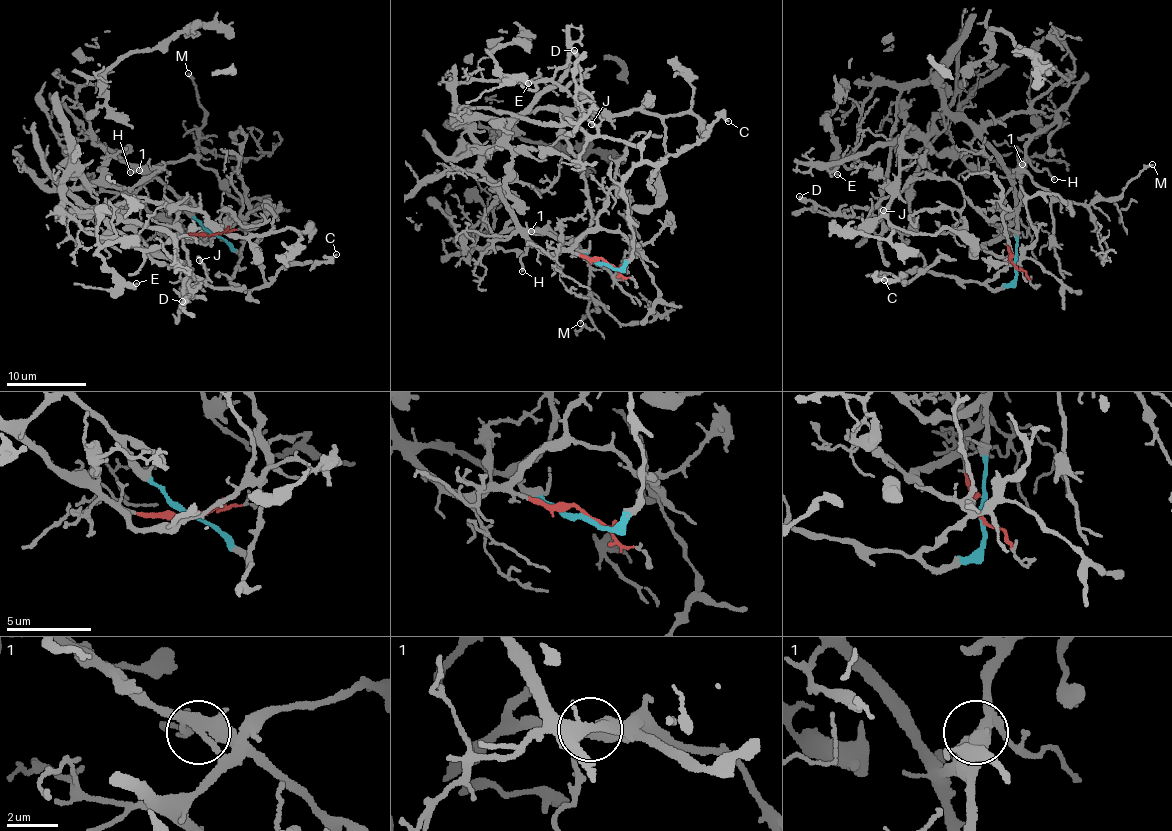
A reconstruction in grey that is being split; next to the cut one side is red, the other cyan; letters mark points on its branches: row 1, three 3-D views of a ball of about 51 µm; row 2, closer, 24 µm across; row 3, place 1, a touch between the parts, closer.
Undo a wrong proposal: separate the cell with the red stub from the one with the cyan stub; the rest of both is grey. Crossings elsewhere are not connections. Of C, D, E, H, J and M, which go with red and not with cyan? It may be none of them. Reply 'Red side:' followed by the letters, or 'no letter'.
Red side: E, H, J, M

